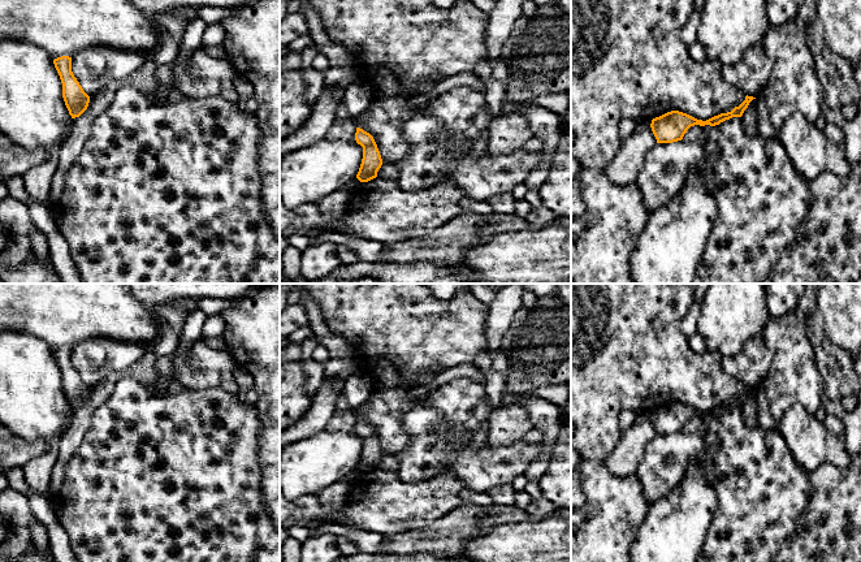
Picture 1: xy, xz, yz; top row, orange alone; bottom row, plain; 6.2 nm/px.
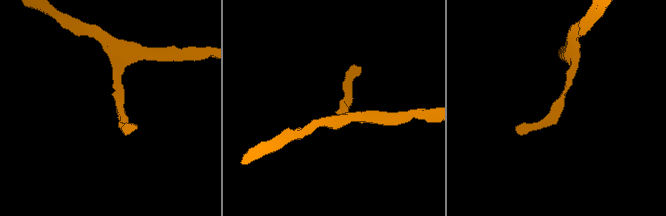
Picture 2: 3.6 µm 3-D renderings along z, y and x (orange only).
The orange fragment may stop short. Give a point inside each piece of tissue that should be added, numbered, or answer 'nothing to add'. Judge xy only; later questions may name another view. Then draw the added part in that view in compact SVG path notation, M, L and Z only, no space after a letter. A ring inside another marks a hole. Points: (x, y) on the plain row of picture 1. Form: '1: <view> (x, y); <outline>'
nothing to add

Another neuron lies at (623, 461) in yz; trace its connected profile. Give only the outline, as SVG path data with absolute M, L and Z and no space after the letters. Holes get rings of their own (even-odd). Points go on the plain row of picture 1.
M648 410L637 412L632 425L622 429L618 445L605 462L614 476L627 477L636 474L646 445L657 436L650 415L652 411Z

